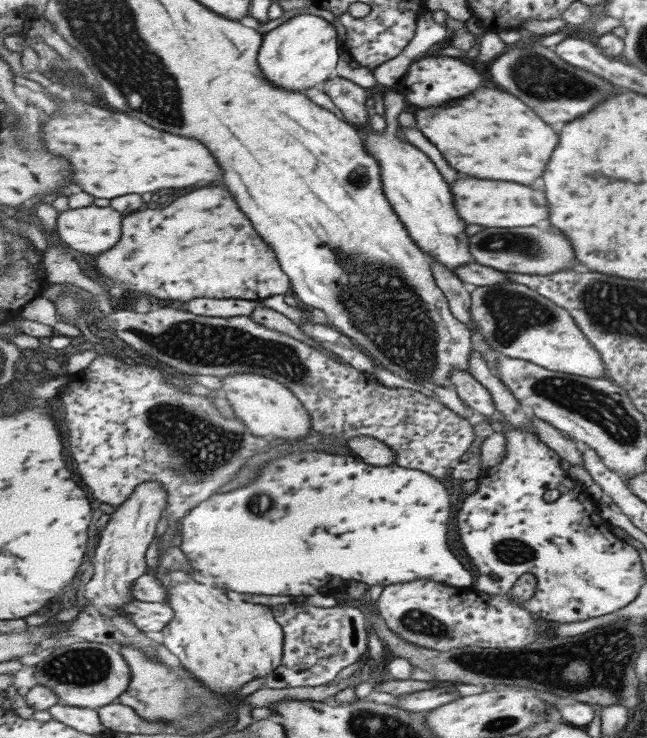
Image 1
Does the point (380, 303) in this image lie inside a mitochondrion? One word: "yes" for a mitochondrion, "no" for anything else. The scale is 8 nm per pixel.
yes

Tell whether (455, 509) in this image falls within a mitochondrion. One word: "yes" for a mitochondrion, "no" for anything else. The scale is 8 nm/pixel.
no

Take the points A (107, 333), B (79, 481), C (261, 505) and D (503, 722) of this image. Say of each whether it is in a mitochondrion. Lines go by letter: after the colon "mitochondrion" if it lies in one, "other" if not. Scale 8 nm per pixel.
A: other
B: other
C: mitochondrion
D: mitochondrion

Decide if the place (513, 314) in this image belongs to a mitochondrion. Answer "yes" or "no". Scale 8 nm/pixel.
yes

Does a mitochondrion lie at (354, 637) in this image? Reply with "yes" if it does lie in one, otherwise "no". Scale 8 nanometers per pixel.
no

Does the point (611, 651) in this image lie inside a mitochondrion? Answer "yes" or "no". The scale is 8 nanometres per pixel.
yes

